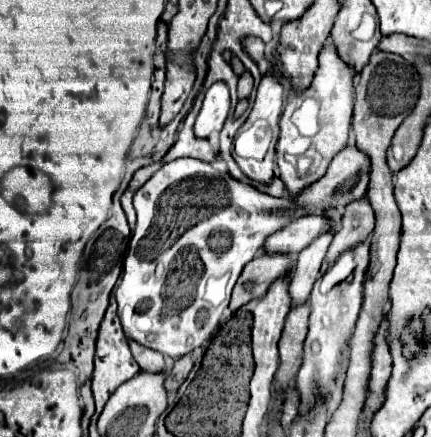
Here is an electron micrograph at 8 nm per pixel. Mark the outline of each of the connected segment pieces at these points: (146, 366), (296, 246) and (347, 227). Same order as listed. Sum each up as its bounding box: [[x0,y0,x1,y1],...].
[[130,340,166,374],[264,216,328,256],[326,198,376,262]]

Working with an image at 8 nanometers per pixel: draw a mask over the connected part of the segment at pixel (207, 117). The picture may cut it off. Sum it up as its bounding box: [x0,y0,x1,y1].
[194,82,230,138]

